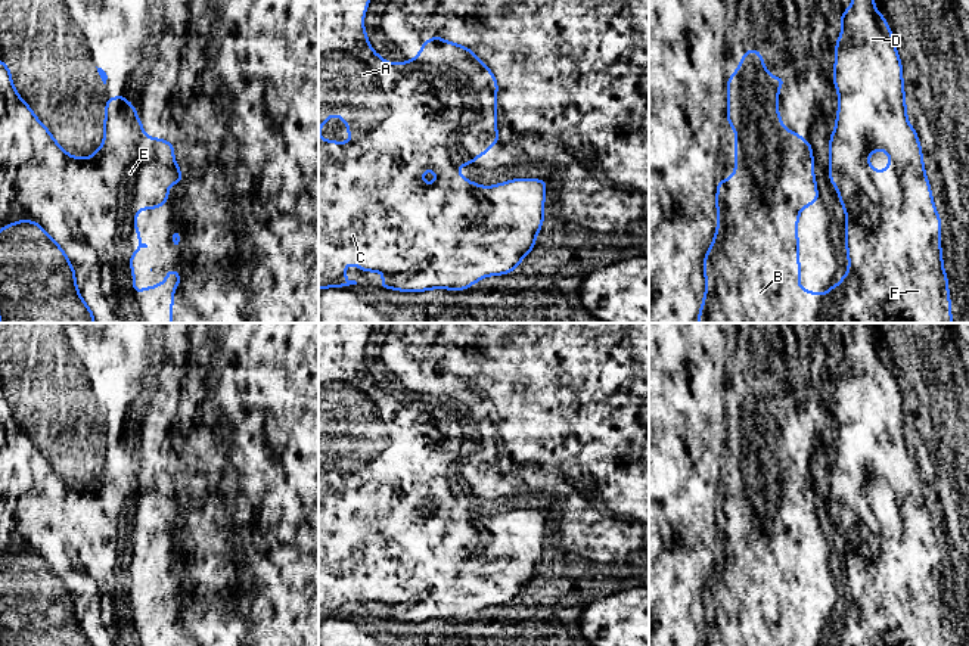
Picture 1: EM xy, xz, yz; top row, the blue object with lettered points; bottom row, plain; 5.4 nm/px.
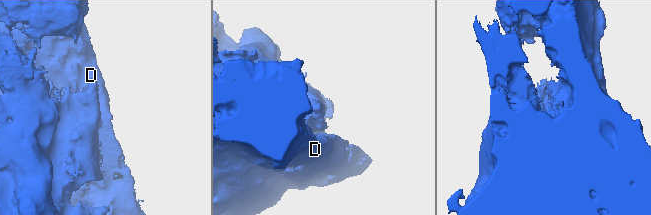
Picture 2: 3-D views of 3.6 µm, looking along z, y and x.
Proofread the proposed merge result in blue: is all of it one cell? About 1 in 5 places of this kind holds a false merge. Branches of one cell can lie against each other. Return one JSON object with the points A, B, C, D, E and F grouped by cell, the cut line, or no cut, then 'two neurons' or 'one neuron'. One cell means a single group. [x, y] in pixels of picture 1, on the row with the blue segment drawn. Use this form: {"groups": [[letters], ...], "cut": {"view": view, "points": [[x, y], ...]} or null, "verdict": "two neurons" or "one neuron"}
{"groups": [["A", "B", "C", "D", "E", "F"]], "cut": null, "verdict": "one neuron"}

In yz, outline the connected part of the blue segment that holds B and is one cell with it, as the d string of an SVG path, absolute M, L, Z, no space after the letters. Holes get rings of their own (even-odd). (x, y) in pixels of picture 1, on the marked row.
M852 0L850 7L842 12L838 19L842 24L842 31L838 35L835 46L835 66L832 71L833 86L838 91L838 112L835 130L829 134L829 180L838 190L839 205L845 211L845 251L848 255L848 273L841 276L838 285L832 285L823 295L814 291L804 291L799 285L799 235L796 224L802 208L810 208L814 201L820 201L814 176L813 146L798 131L789 131L782 124L782 115L777 112L779 90L786 83L785 77L773 77L765 65L764 56L758 53L758 47L743 50L743 58L737 63L737 71L732 72L727 80L727 124L736 134L734 150L734 174L729 178L717 181L717 229L714 239L704 257L705 294L698 313L698 323L954 323L951 316L951 301L948 291L948 277L944 270L942 246L941 246L941 217L932 199L932 189L926 177L920 140L917 131L907 118L903 63L894 43L892 29L882 13L878 12L875 0ZM885 150L889 155L889 162L885 171L876 171L869 164L869 156L873 152Z

